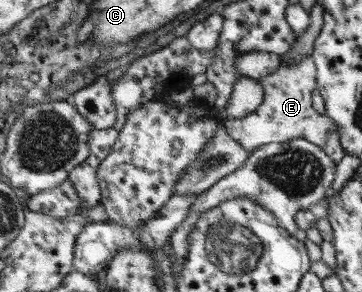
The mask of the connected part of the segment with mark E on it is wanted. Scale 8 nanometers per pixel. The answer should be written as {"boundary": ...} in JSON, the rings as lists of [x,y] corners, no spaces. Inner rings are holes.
{"boundary":[[[284,54],[282,57],[280,68],[260,81],[266,91],[263,105],[243,119],[226,120],[225,126],[229,135],[250,152],[271,143],[308,139],[311,143],[324,148],[336,162],[341,161],[346,153],[341,143],[339,127],[313,103],[313,92],[319,86],[318,69],[314,58],[306,55],[299,63],[290,63],[288,55]]]}

